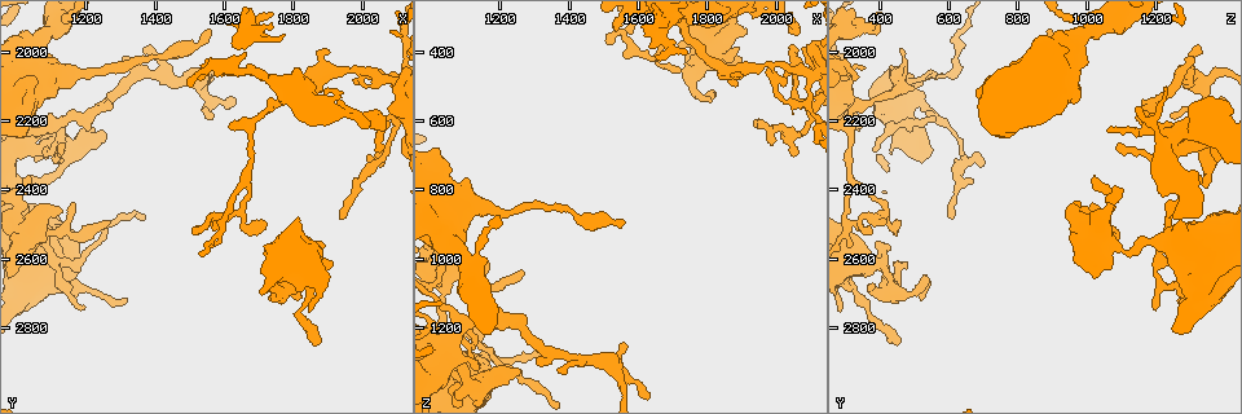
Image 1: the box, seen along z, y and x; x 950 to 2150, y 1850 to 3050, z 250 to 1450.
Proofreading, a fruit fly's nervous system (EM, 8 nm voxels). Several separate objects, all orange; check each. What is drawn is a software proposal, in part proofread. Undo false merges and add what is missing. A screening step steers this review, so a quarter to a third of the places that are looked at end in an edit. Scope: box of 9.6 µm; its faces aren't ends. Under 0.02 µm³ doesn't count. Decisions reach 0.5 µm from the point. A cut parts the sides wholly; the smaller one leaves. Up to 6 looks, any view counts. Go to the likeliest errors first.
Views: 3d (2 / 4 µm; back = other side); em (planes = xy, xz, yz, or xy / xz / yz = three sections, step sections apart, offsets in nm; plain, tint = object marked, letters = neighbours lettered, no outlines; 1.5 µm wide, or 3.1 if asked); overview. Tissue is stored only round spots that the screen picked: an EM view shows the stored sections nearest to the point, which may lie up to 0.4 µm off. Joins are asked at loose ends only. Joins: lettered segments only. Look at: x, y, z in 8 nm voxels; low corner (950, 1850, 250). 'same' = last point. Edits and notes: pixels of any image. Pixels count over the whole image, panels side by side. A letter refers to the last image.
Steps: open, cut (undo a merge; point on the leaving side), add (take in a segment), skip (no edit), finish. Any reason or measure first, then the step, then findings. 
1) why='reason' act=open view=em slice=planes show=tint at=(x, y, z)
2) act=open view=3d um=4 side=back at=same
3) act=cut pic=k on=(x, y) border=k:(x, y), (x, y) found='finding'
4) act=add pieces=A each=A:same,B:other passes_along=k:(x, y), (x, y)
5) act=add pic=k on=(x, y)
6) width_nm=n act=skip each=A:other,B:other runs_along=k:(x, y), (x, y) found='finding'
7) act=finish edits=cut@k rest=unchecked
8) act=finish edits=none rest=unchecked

act=open view=em slice=xy step=8 show=letters at=(1550, 2190, 1250)

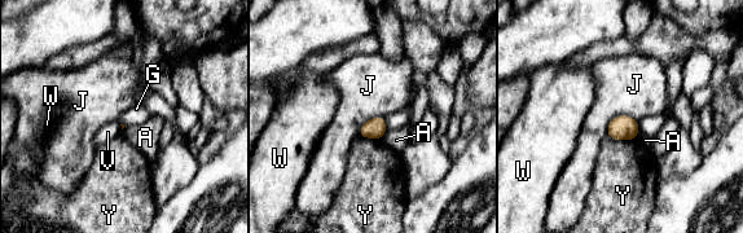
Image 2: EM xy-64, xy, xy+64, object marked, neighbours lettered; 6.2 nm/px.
why='cut it another way' act=open view=em slice=planes show=letters at=same

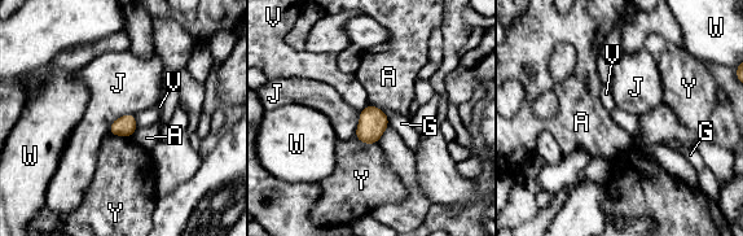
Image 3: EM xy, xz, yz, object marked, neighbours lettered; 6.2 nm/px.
longest_contact=J:200nm act=skip each=A:other,G:other,J:other,V:other,W:other,Y:other border=3:(369, 104), (360, 112) found='no lettered segment goes on from it'

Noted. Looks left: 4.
why='branch stops here' act=open view=3d um=4 at=(2060, 2200, 360)

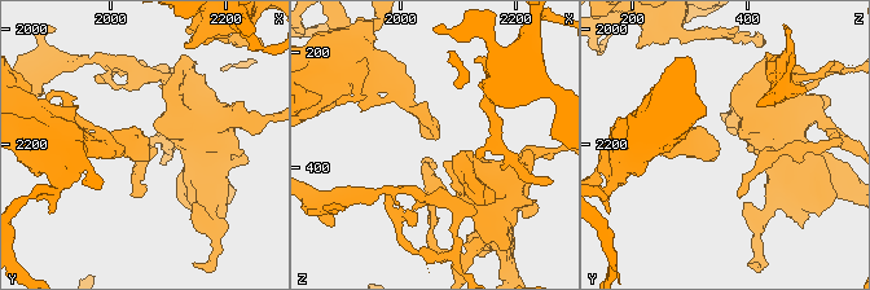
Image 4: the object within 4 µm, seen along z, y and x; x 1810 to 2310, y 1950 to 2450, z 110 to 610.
act=open view=em slice=xy step=8 show=letters at=(2060, 2200, 345)

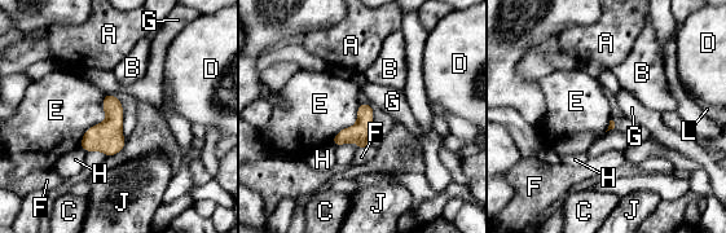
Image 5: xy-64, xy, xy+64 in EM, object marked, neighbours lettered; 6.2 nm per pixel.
act=open view=em slice=planes show=letters at=same

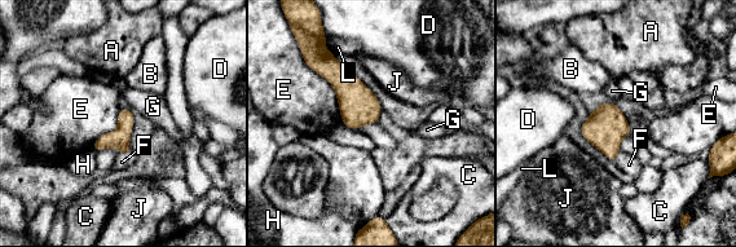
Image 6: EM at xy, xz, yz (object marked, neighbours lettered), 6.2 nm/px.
act=add pieces=F each=A:other,B:other,C:other,D:other,E:other,F:same,G:other,H:other,J:other,L:other found='the neuron continues'

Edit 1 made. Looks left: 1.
act=finish edits=add@6 rest=unchecked

